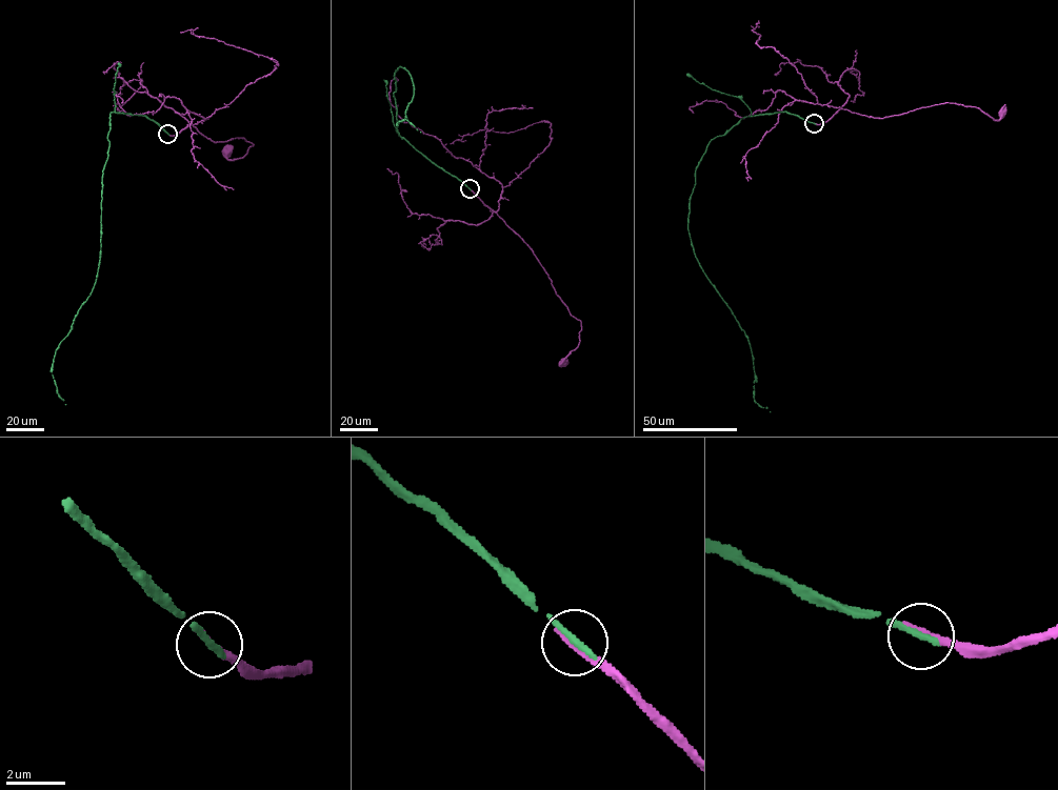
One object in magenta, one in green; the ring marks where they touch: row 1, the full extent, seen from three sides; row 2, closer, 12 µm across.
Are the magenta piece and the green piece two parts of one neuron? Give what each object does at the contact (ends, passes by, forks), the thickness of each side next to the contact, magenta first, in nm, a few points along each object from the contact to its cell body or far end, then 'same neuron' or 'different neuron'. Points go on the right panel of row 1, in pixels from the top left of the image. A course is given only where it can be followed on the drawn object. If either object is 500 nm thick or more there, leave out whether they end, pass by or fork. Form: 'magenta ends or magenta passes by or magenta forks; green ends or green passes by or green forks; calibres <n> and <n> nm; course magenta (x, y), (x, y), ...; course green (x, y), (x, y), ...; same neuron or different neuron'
magenta ends; green ends; calibres 200 and 280 nm; course magenta (814, 123), (824, 123), (842, 108), (881, 119), (935, 104), (956, 103), (978, 107), (998, 120), (1002, 110); course green (814, 123), (786, 112), (742, 118), (711, 141), (690, 200), (695, 257), (744, 331), (754, 400), (770, 411); same neuron

